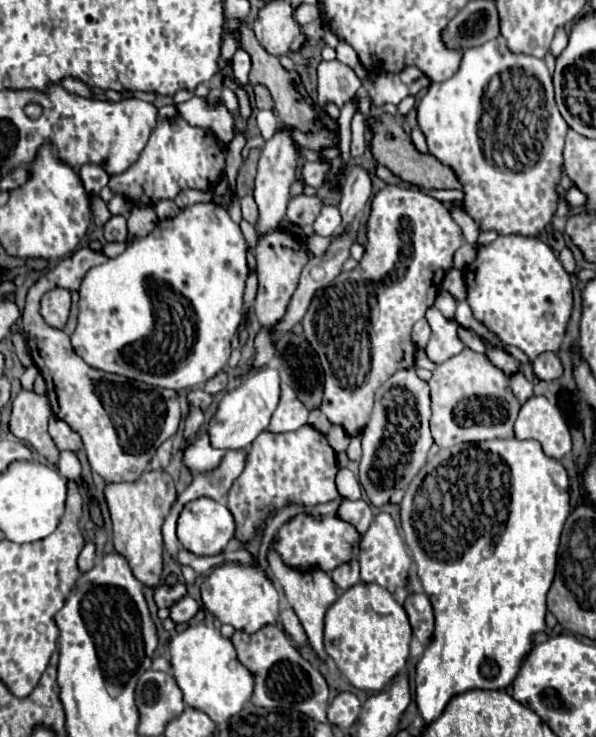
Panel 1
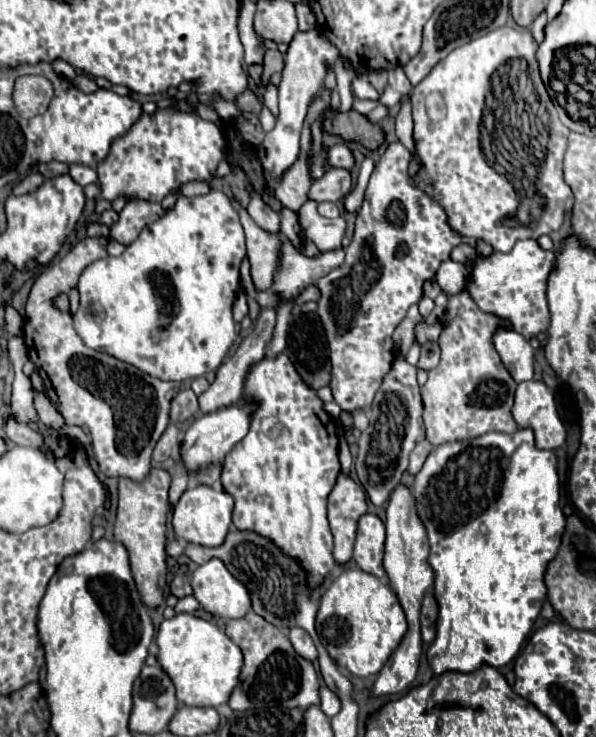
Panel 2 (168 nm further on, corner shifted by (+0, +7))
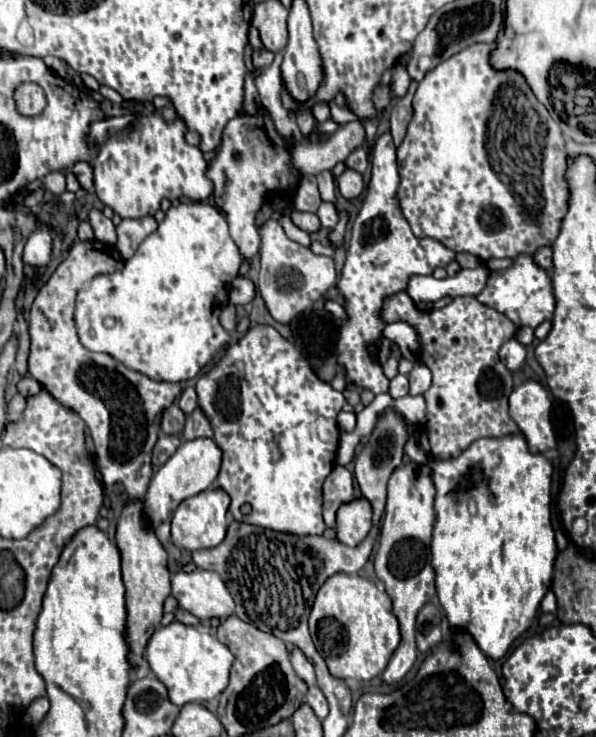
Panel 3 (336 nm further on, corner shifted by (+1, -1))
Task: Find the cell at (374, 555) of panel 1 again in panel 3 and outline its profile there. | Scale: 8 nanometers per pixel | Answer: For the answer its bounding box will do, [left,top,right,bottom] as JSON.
[336,498,372,548]

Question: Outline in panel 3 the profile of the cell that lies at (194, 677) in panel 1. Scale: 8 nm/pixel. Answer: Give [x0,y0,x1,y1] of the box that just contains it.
[146,620,234,706]

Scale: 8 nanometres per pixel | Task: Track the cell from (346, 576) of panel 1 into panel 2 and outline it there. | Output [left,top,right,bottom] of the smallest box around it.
[329,474,367,562]

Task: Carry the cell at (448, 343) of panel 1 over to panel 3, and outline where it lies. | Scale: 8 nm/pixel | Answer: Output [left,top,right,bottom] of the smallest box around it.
[410,364,432,394]

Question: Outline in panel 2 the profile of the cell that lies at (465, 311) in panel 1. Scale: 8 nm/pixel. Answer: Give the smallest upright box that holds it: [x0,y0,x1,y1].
[493,330,533,382]

